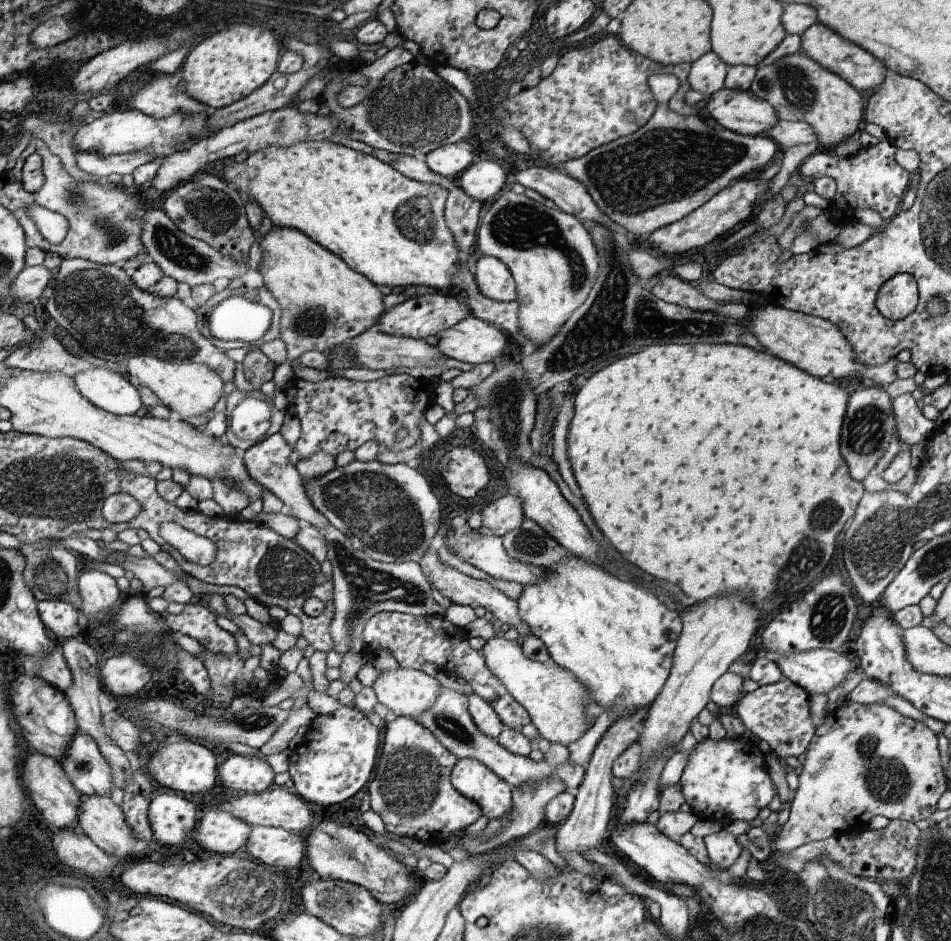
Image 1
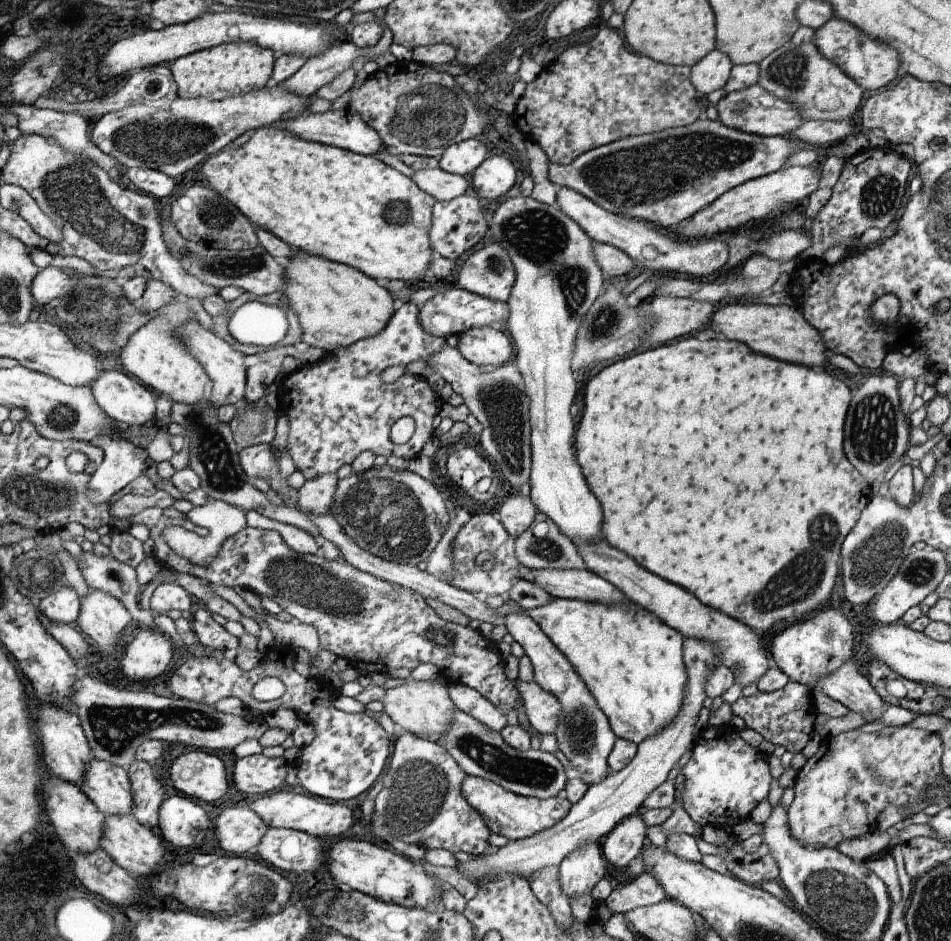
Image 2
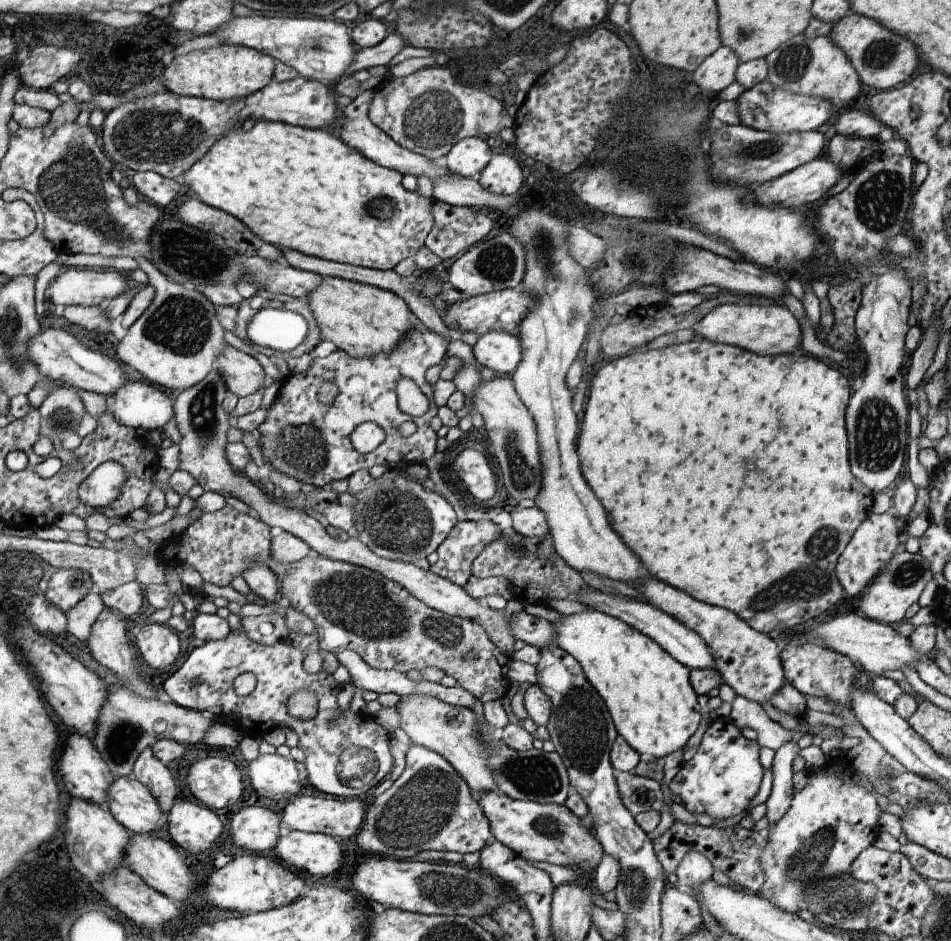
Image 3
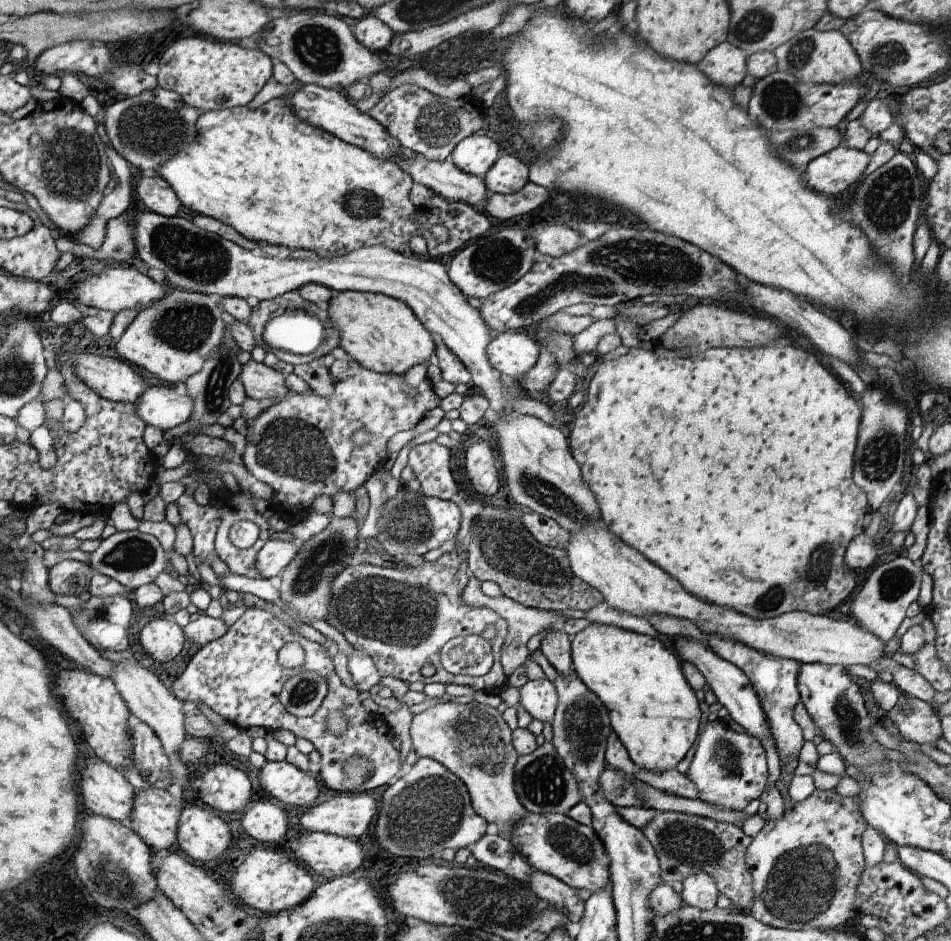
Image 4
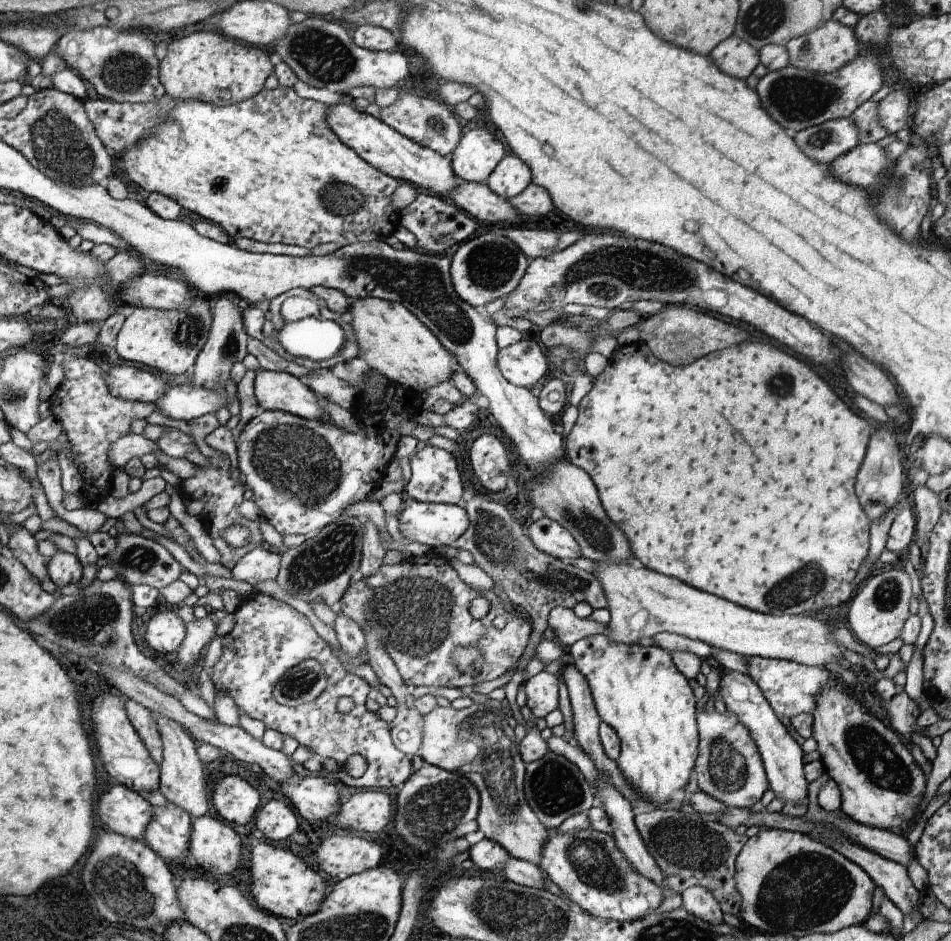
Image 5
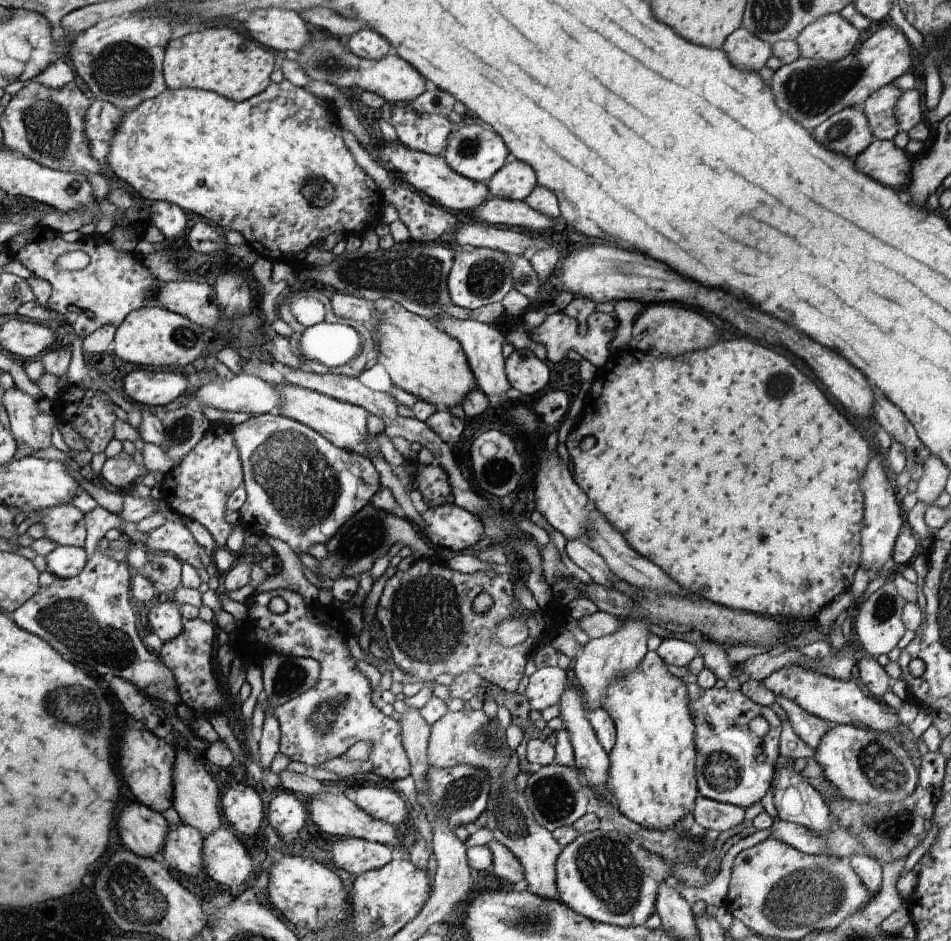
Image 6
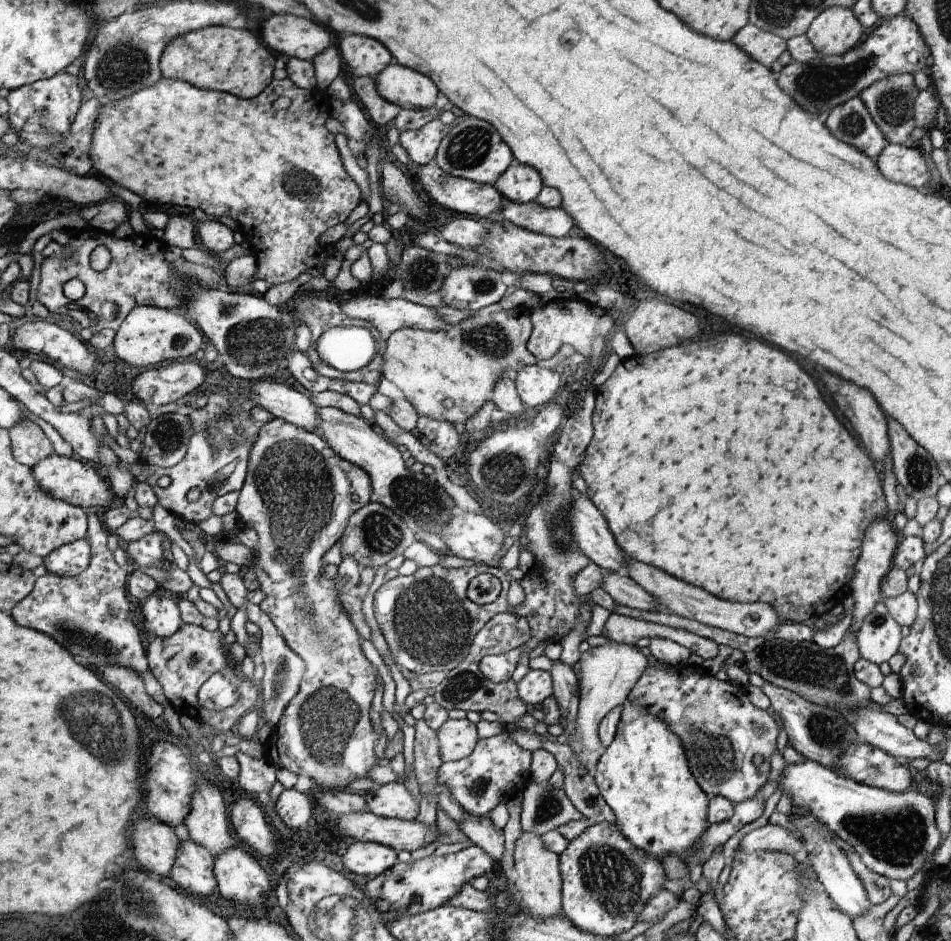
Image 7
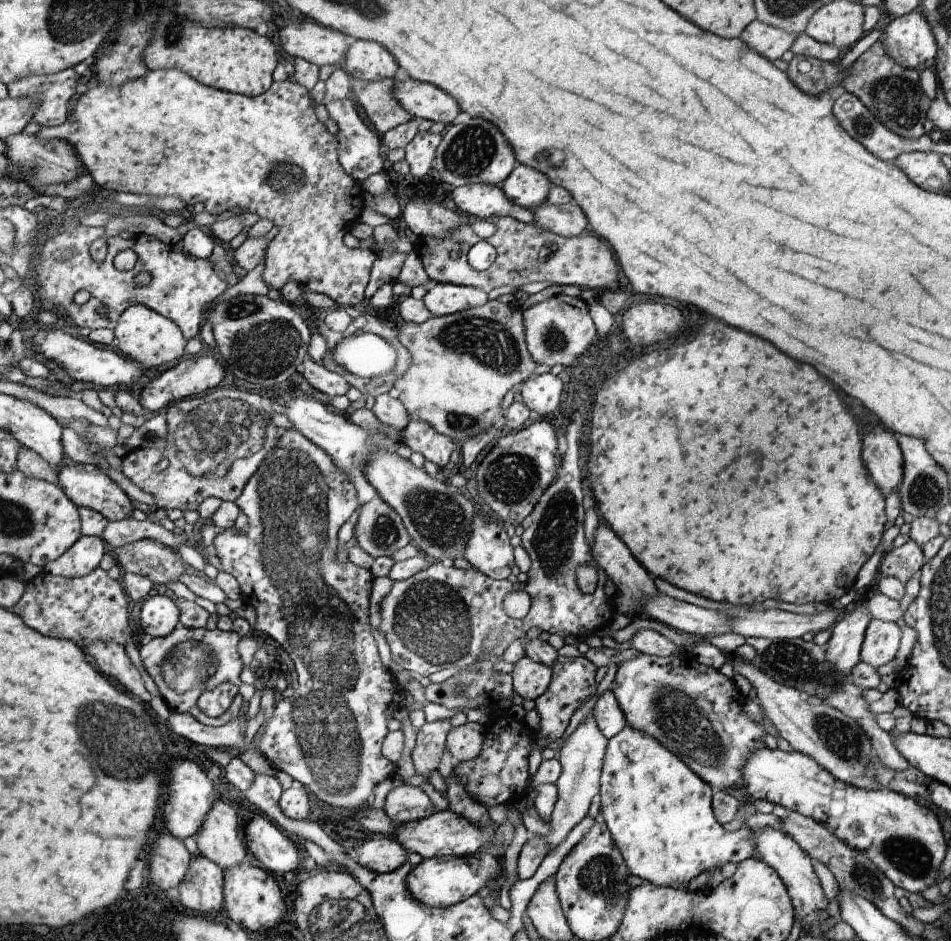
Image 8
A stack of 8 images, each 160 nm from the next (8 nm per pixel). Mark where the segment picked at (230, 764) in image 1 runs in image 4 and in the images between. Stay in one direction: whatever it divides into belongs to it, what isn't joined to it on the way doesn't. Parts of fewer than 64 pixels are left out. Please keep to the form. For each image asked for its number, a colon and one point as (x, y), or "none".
2: (258, 775)
3: (273, 776)
4: (283, 780)

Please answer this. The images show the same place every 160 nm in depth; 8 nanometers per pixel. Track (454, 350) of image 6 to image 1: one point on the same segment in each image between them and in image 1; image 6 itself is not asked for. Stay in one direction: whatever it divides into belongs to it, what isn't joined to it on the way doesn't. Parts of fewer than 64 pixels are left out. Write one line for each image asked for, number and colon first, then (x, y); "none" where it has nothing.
1: (325, 302)
2: (337, 305)
3: (362, 320)
4: (382, 333)
5: (394, 342)

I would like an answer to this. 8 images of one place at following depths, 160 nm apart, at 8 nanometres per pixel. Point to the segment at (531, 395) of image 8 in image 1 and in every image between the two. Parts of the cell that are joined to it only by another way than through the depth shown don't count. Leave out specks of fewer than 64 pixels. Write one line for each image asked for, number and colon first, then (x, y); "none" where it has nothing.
1: (474, 341)
2: (482, 346)
3: (500, 351)
4: (512, 352)
5: (524, 363)
6: (528, 374)
7: (535, 386)

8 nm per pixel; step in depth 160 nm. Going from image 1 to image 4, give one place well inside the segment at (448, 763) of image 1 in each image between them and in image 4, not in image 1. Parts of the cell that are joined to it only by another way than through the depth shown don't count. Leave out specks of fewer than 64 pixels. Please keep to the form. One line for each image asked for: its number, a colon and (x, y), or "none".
2: (421, 803)
3: (430, 806)
4: (429, 808)

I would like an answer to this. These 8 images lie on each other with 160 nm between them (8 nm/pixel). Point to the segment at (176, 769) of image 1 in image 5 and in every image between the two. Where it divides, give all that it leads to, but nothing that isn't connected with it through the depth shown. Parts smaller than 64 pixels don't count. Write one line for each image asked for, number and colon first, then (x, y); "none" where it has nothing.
2: (202, 775)
3: (217, 783)
4: (227, 789)
5: (235, 800)

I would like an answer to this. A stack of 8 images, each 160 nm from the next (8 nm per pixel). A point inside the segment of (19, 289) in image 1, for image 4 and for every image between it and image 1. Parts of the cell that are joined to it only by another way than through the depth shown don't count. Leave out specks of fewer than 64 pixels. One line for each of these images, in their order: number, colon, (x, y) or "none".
2: (51, 283)
3: (88, 287)
4: (118, 287)

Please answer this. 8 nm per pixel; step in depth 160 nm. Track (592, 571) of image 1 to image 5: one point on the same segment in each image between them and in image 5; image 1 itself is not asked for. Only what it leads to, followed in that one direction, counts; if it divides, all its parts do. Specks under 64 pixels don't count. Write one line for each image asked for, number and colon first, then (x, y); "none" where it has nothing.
2: (633, 663)
3: (650, 696)
4: (653, 710)
5: (638, 690)

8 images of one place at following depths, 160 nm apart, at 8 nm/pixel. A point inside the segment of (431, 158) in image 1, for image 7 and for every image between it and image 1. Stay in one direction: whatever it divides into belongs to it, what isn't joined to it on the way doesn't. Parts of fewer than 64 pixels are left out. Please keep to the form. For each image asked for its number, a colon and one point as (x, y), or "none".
2: (461, 159)
3: (467, 159)
4: (476, 155)
5: (479, 153)
6: (475, 152)
7: (473, 149)

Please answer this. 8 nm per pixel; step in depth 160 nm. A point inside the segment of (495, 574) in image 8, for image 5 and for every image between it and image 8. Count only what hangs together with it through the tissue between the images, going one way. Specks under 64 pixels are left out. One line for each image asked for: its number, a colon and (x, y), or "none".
5: (435, 524)
6: (457, 529)
7: (469, 535)

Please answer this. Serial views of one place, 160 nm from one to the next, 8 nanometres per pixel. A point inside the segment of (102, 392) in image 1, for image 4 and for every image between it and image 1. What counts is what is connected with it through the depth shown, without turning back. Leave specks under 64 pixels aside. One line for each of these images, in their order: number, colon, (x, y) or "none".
2: (123, 399)
3: (137, 405)
4: (160, 406)

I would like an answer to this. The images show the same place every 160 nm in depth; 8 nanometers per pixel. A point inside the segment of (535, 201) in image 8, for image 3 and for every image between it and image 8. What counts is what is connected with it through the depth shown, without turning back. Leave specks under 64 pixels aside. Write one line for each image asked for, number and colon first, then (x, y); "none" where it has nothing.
3: (502, 176)
4: (508, 175)
5: (512, 176)
6: (515, 180)
7: (519, 183)

